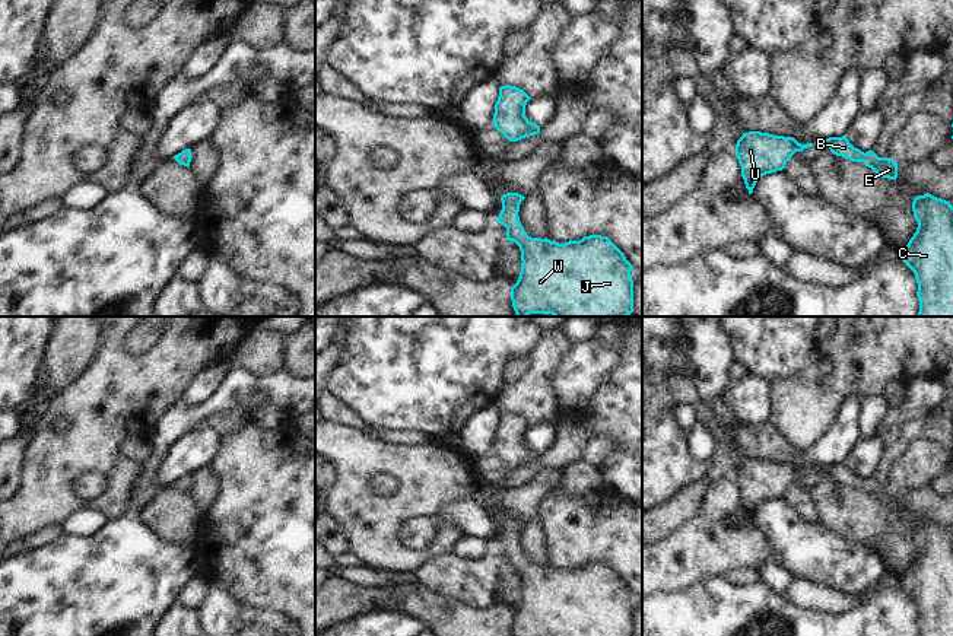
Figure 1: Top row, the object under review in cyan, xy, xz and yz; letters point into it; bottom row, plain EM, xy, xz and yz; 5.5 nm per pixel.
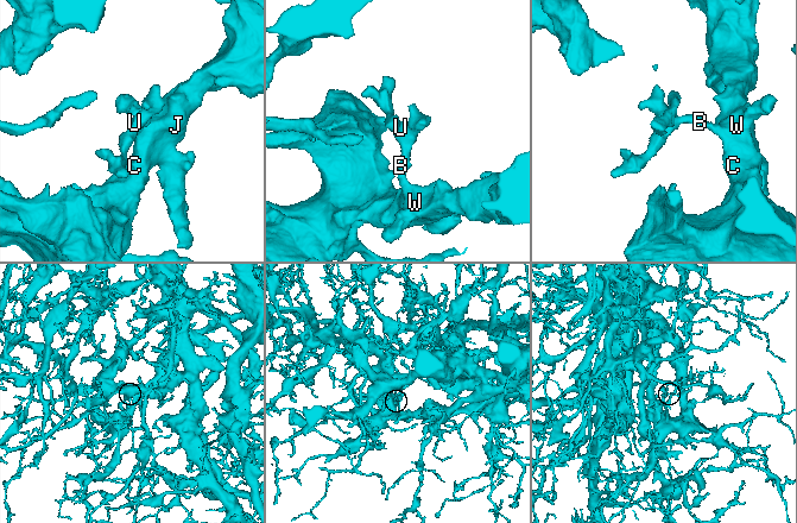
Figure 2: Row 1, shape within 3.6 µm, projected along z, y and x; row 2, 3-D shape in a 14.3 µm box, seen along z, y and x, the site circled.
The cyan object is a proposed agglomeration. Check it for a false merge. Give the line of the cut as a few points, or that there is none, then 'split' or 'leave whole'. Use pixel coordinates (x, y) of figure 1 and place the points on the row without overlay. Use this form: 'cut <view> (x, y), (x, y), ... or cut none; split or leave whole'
cut none; leave whole

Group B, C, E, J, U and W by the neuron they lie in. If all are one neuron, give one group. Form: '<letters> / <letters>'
B C E J U W

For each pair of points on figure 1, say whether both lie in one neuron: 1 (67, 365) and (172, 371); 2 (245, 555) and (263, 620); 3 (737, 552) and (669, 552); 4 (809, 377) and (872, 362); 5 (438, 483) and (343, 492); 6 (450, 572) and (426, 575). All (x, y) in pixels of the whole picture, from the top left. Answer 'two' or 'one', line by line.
1: two
2: two
3: one
4: one
5: one
6: one

